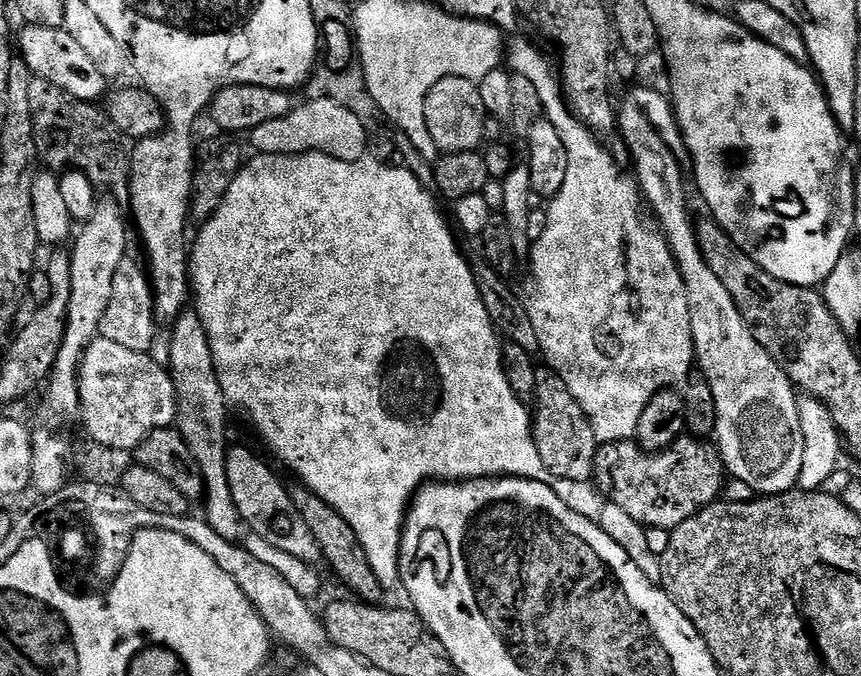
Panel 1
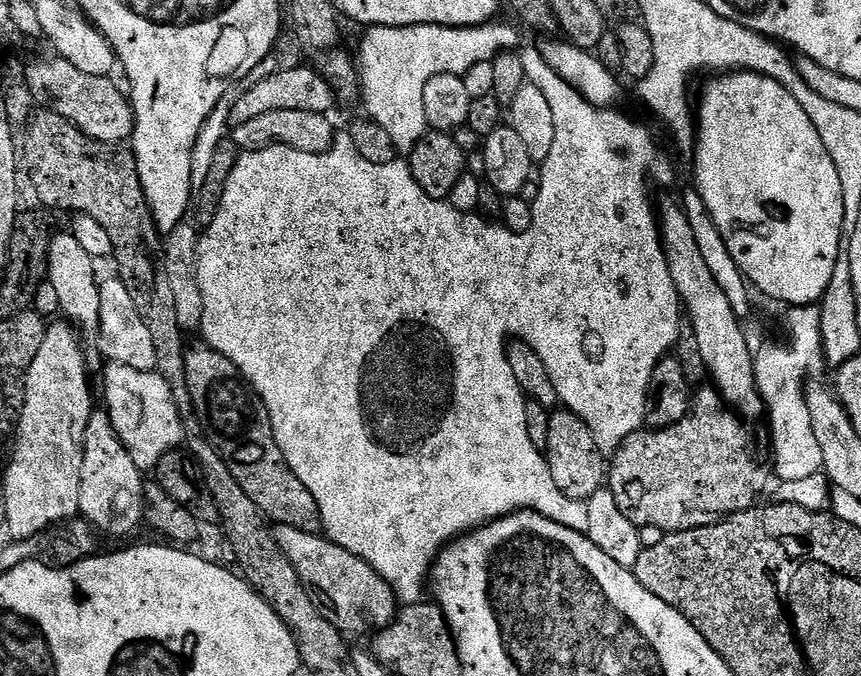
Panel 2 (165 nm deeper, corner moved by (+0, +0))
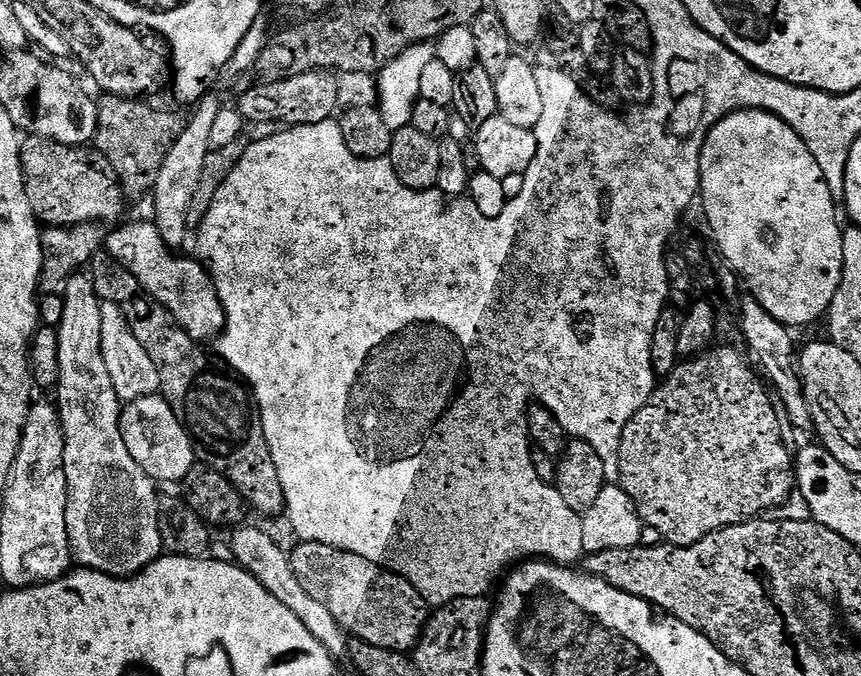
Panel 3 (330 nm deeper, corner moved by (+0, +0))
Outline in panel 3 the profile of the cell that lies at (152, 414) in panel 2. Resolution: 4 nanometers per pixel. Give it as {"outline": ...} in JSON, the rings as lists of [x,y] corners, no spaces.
{"outline":[[[163,395],[127,401],[120,413],[120,429],[126,442],[126,450],[130,450],[130,458],[134,458],[134,462],[138,462],[142,470],[146,470],[149,478],[161,485],[179,485],[198,462],[196,445],[192,443],[192,437]]]}

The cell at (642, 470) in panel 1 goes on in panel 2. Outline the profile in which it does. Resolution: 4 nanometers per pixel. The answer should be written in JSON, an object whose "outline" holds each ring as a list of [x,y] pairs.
{"outline":[[[704,386],[699,391],[691,397],[688,414],[681,421],[668,428],[630,434],[630,438],[626,438],[626,442],[622,442],[620,449],[611,457],[606,472],[607,487],[611,489],[622,514],[639,529],[658,526],[658,530],[667,534],[719,524],[728,516],[753,507],[761,499],[760,491],[768,476],[756,457],[752,436],[744,425],[747,423],[724,403],[724,397],[715,387]]]}

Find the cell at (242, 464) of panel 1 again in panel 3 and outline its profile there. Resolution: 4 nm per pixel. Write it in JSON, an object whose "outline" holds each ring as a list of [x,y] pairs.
{"outline":[[[300,540],[297,545],[296,549],[291,549],[290,555],[298,583],[310,598],[315,598],[334,614],[349,637],[405,654],[415,649],[428,623],[430,605],[414,586],[410,586],[410,582],[406,582],[406,578],[358,554],[322,542]]]}

